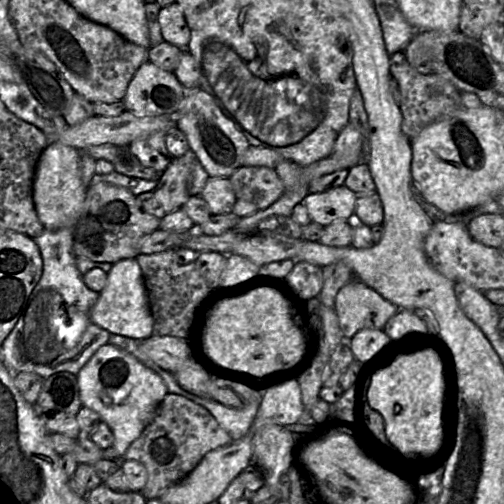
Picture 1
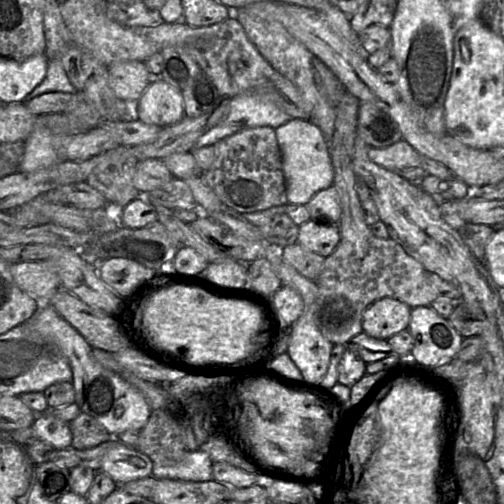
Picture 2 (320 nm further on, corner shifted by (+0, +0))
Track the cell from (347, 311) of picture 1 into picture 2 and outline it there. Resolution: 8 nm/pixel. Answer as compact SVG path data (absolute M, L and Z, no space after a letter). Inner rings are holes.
M383 297L362 314L362 331L372 338L388 340L409 326L411 308L404 302Z

